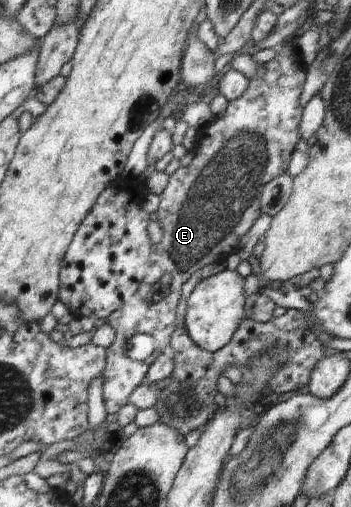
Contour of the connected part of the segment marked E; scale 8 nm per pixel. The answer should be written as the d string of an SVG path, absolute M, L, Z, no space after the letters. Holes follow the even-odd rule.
M294 41L285 42L276 49L277 56L261 64L255 78L249 81L245 94L231 101L223 116L215 117L197 131L200 137L196 148L191 150L188 159L169 177L165 190L160 194L161 200L156 211L163 230L161 242L152 246L152 251L146 260L146 273L135 294L130 296L125 305L113 311L106 320L106 324L111 325L116 334L114 343L105 350L106 365L102 372L103 402L107 414L117 414L125 404L129 403L131 392L142 384L149 367L159 355L169 351L170 337L175 330L176 306L182 286L187 279L204 266L226 260L231 254L240 250L245 234L262 215L260 194L264 186L288 170L292 152L301 138L299 129L303 108L299 104L299 97L307 72L306 68L294 59ZM139 332L151 334L157 342L157 347L145 360L135 362L127 356L125 350L127 350L127 340Z

